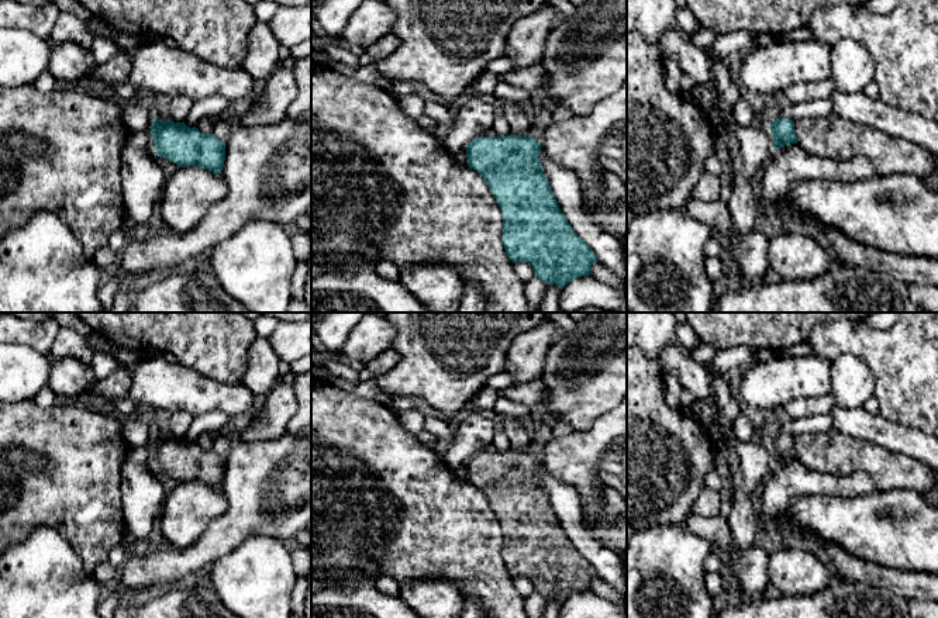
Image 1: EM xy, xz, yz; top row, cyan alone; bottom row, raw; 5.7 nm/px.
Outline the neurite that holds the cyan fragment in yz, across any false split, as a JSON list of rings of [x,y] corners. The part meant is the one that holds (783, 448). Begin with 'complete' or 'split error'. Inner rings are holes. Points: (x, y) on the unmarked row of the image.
complete | [[[779,434],[770,436],[769,441],[773,450],[775,466],[784,460],[797,459],[794,436],[789,434]]]

